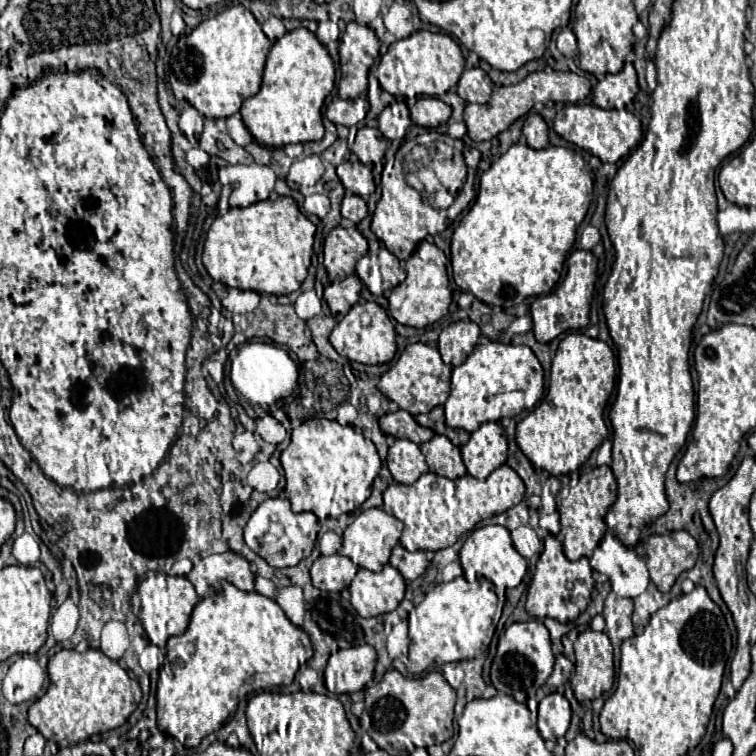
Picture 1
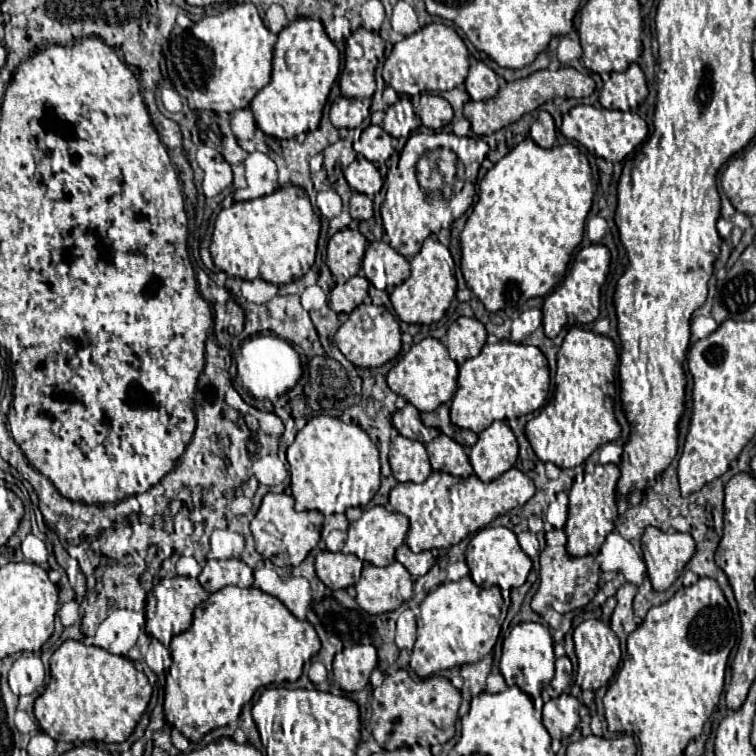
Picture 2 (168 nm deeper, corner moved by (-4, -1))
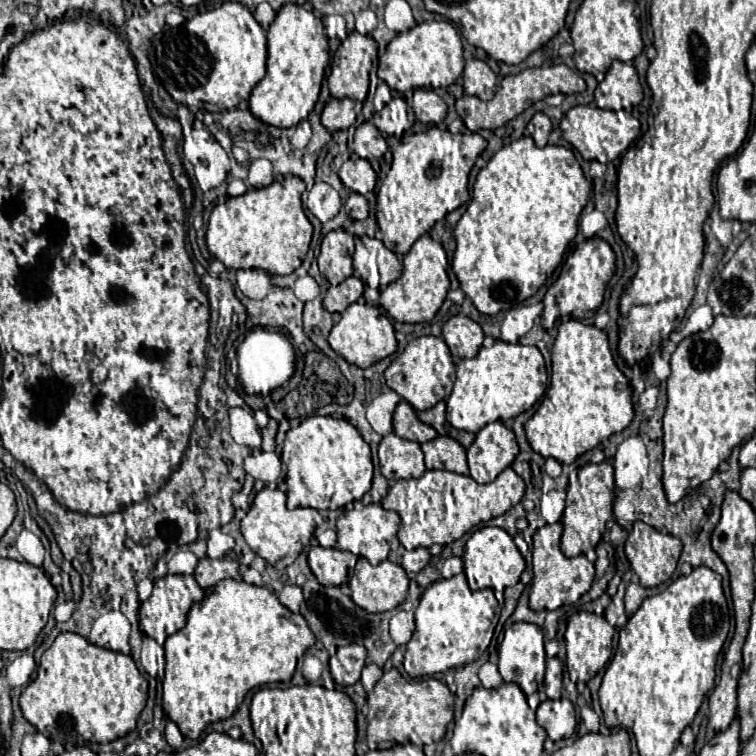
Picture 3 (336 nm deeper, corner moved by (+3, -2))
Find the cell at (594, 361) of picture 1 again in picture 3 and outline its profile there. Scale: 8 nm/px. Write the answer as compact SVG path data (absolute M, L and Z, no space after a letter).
M581 321L561 323L551 359L549 391L535 415L525 423L525 433L535 453L571 465L579 455L591 451L603 439L621 433L631 423L631 387L613 361L605 331L593 325L583 325Z

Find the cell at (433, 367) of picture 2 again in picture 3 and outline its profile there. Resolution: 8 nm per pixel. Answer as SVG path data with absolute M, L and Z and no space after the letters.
M419 337L413 339L405 351L387 367L385 371L387 387L393 389L401 399L405 399L413 409L431 409L435 403L447 399L455 383L455 365L449 347L441 337Z

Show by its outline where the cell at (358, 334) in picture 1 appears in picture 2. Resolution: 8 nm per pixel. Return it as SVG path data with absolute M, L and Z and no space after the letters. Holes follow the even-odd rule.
M362 304L354 312L350 312L348 320L338 328L336 332L336 346L340 352L356 366L360 368L376 368L382 366L384 362L392 360L400 352L400 324L398 320L384 308L384 306L374 306L374 304ZM368 314L372 320L372 328L364 330L360 324L360 316Z

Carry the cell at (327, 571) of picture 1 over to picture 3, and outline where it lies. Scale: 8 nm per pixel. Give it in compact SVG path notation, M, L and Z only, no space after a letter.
M311 547L309 551L309 567L315 575L315 579L325 587L339 587L349 581L351 569L354 569L358 557L351 555L349 551L341 549L323 549L323 547Z

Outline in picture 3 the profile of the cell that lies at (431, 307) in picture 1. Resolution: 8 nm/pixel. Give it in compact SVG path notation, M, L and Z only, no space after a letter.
M429 235L417 239L403 257L403 275L381 291L381 307L399 323L431 321L449 291L448 266L448 258L441 243L433 241Z

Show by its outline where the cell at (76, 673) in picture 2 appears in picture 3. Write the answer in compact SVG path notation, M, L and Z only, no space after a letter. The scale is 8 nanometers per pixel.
M61 633L43 653L37 677L21 693L23 717L47 739L111 743L135 729L147 701L147 679L129 655L105 651L77 633Z

